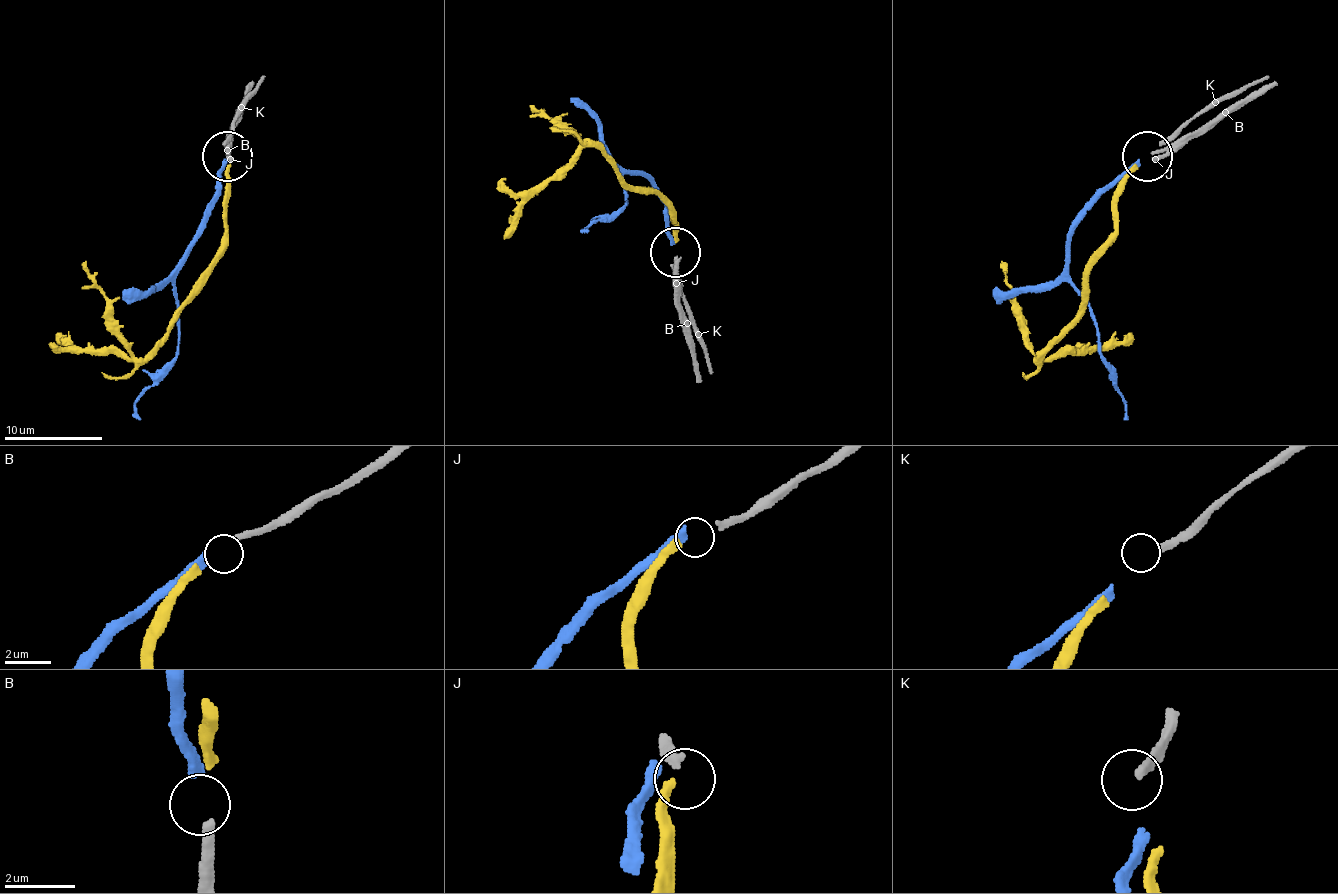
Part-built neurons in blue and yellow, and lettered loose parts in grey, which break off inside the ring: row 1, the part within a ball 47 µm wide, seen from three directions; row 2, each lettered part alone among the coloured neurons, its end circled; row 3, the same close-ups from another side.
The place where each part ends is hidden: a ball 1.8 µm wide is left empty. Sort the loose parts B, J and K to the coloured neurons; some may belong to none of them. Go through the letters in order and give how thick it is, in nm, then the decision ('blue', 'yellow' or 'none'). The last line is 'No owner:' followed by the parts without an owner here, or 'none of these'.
B: calibre 280 nm; blue
J: calibre 260 nm; yellow
K: calibre 260 nm; none
No owner: K

